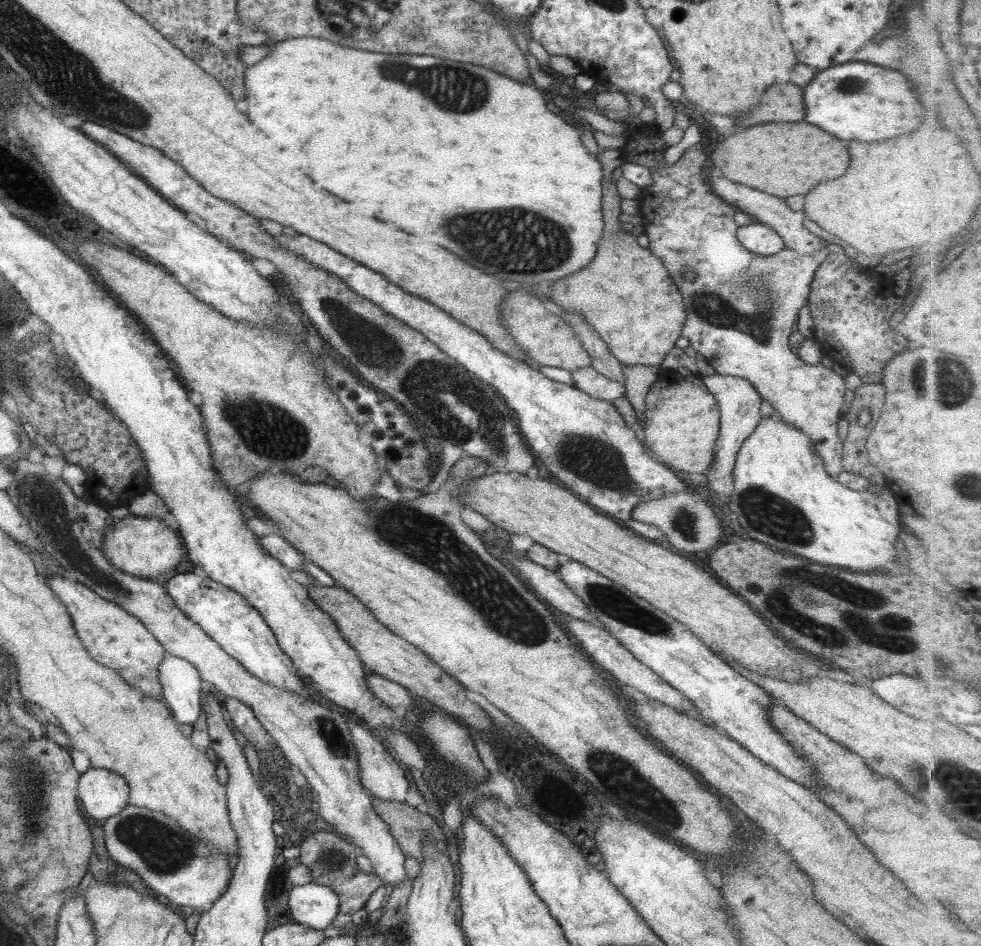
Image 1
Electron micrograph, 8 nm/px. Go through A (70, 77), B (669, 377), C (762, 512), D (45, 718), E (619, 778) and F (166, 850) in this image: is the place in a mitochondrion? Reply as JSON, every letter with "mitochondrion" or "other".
{"A":"mitochondrion","B":"other","C":"mitochondrion","D":"other","E":"mitochondrion","F":"mitochondrion"}

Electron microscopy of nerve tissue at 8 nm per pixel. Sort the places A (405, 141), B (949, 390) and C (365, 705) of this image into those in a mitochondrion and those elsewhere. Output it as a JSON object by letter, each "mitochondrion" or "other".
{"A":"other","B":"mitochondrion","C":"other"}

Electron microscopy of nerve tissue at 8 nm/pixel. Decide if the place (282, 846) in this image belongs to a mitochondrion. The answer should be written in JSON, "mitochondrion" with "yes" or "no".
{"mitochondrion":"no"}

